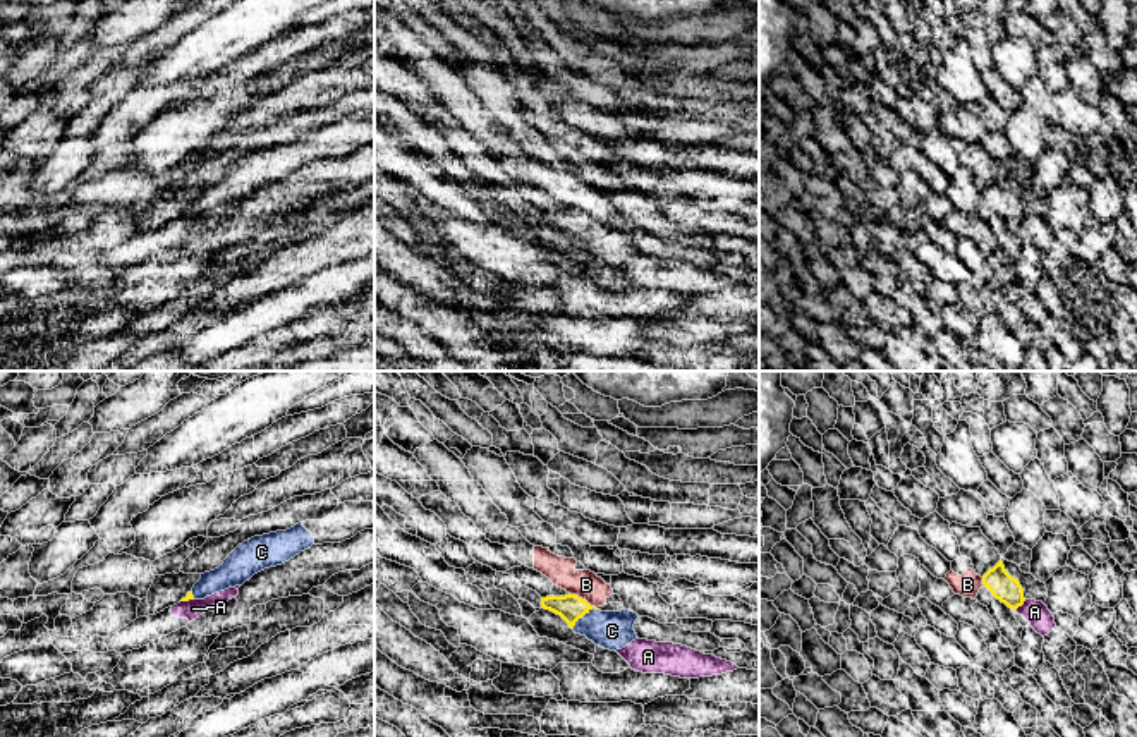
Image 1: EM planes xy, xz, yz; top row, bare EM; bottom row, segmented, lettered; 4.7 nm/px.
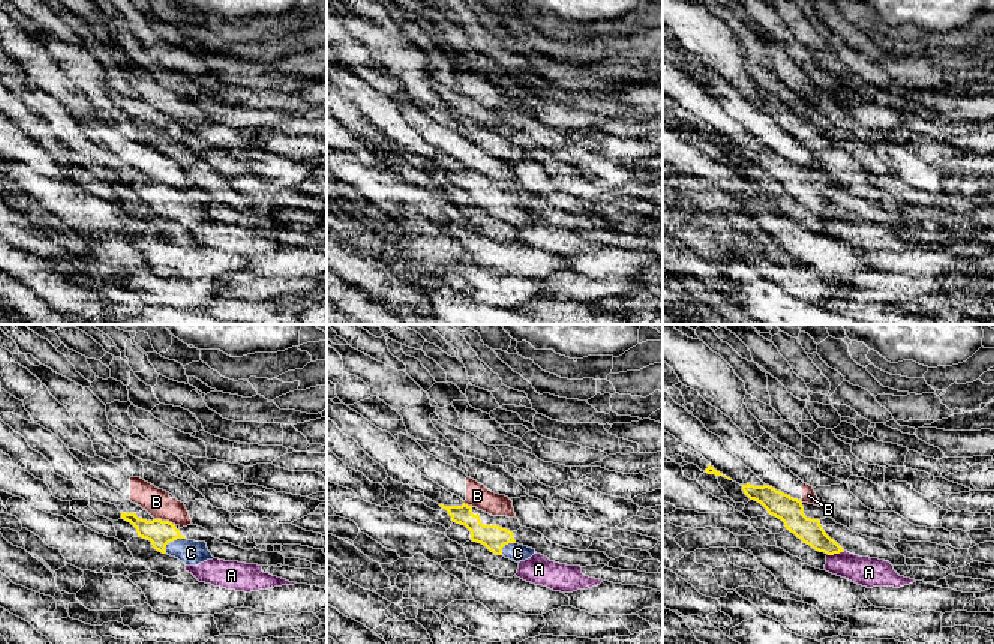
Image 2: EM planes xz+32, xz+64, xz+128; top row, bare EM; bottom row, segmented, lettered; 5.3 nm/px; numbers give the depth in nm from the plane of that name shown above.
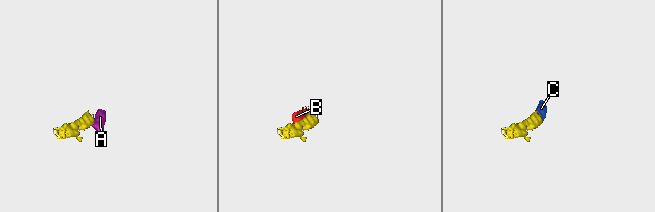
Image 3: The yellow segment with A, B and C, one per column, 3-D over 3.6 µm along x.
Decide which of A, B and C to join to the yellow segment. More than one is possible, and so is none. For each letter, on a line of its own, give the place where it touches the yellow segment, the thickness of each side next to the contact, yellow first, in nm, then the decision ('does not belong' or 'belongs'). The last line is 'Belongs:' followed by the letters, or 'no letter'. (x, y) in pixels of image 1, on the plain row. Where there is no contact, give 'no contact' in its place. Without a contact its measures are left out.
A: yz (1019, 220) | 130/110 nm | does not belong
B: xz (581, 213) | 120/140 nm | does not belong
C: xz (583, 231) | 120/180 nm | belongs
Belongs: C

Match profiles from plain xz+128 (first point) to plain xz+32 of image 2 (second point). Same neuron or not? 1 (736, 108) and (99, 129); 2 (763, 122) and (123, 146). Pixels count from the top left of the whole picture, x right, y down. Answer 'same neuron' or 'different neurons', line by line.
1: same neuron
2: same neuron

